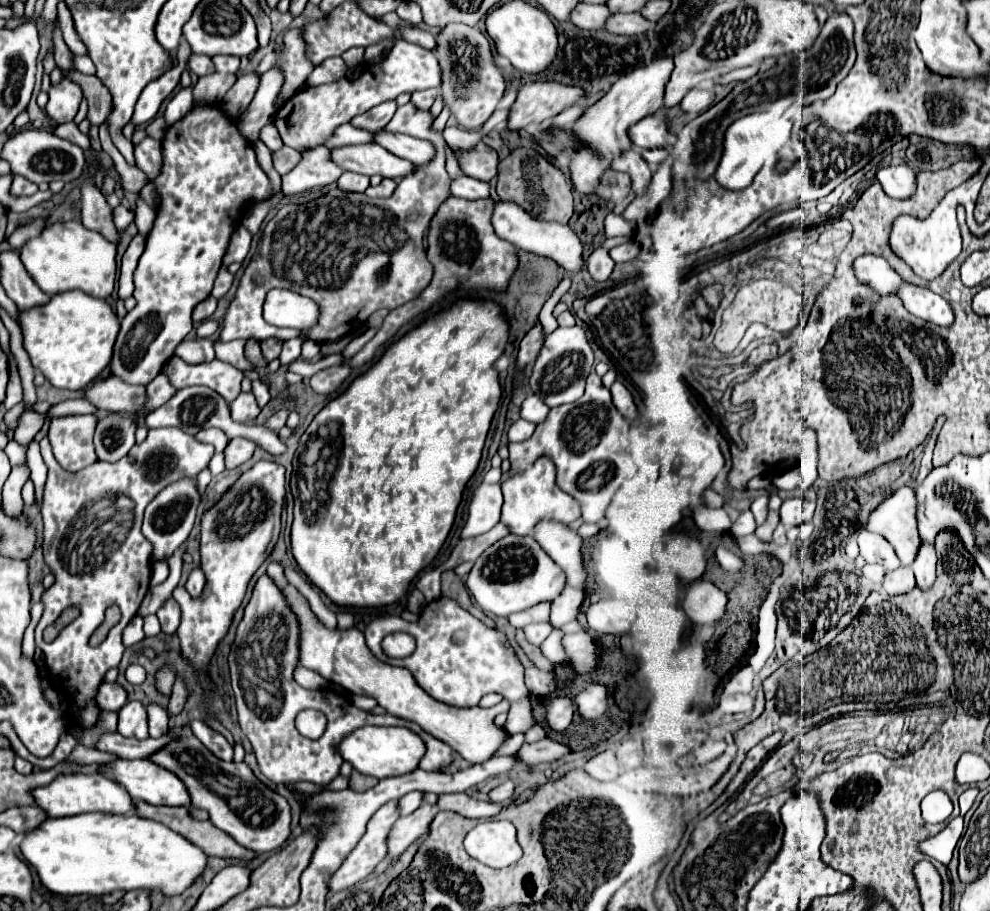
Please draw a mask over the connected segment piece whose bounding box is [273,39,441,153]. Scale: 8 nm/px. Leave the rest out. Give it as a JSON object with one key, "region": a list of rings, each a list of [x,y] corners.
{"region":[[[397,39],[387,57],[381,63],[367,63],[355,81],[341,77],[339,81],[333,83],[323,83],[317,87],[305,87],[297,91],[275,113],[273,123],[279,129],[283,143],[303,153],[323,145],[337,127],[349,123],[355,115],[361,115],[371,107],[381,105],[383,101],[397,99],[401,93],[415,93],[439,85],[441,85],[441,71],[435,55],[429,53],[429,49],[421,49],[419,45]]]}

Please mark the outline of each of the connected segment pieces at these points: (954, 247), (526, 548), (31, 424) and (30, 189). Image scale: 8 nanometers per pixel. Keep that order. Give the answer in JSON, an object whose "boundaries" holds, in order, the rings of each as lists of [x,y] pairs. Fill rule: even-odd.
{"boundaries":[[[[971,179],[967,183],[963,183],[959,189],[949,191],[945,199],[941,201],[941,205],[927,219],[919,221],[915,217],[901,215],[901,217],[897,217],[897,221],[893,225],[893,233],[889,239],[891,249],[897,251],[897,255],[905,263],[909,263],[917,275],[921,275],[927,281],[939,277],[939,273],[943,273],[943,269],[955,260],[962,250],[962,237],[956,218],[957,203],[963,203],[965,209],[973,209]],[[951,217],[953,217],[953,221],[951,221]]],[[[507,535],[475,561],[467,579],[467,589],[487,615],[509,617],[537,603],[555,601],[565,589],[565,573],[561,573],[559,565],[541,549],[541,545],[537,545],[533,537]]],[[[27,409],[27,411],[21,415],[19,427],[15,429],[13,439],[15,439],[19,445],[29,445],[29,441],[31,441],[31,439],[37,435],[37,431],[41,429],[43,419],[45,419],[45,415],[39,415],[39,413]]],[[[13,177],[13,185],[11,185],[9,193],[15,197],[29,197],[29,195],[37,193],[37,185],[25,177]]]]}

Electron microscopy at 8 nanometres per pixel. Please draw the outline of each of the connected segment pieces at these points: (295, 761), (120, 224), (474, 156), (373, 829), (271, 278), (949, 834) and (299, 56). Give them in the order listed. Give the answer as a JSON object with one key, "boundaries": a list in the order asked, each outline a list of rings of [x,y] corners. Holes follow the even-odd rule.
{"boundaries":[[[[263,573],[253,587],[253,595],[245,607],[243,621],[237,627],[233,651],[229,657],[231,681],[237,699],[239,725],[255,749],[261,773],[276,784],[311,781],[323,785],[339,775],[339,767],[344,761],[336,746],[342,738],[353,733],[353,729],[359,729],[361,725],[389,725],[389,713],[387,715],[367,713],[363,709],[357,709],[351,701],[347,701],[347,697],[341,695],[337,695],[337,709],[335,709],[329,703],[329,691],[303,689],[293,677],[299,660],[299,635],[301,635],[299,631],[301,629],[297,625],[297,617],[293,617],[293,609],[289,609],[289,601],[285,601],[285,593],[281,593],[281,589],[273,585],[269,575]],[[304,709],[325,713],[326,729],[323,737],[319,737],[317,741],[303,739],[303,735],[295,727],[295,717]]],[[[115,209],[115,227],[119,229],[119,231],[125,231],[131,223],[133,223],[133,219],[135,219],[135,213],[131,211],[131,209]]],[[[483,141],[477,143],[475,149],[471,149],[469,153],[461,153],[461,155],[457,153],[457,159],[463,173],[469,177],[475,177],[481,181],[491,181],[493,177],[497,177],[499,155],[495,149],[491,149]]],[[[389,801],[385,803],[369,821],[367,833],[357,843],[357,847],[349,853],[343,865],[335,871],[329,881],[331,893],[343,891],[353,887],[355,883],[367,879],[373,869],[389,855],[385,841],[389,839],[389,829],[393,829],[395,821],[399,819],[399,803]]],[[[407,103],[397,109],[393,121],[385,127],[385,131],[399,131],[399,133],[413,135],[417,139],[429,139],[437,149],[437,157],[429,165],[423,165],[417,173],[401,179],[401,183],[397,185],[395,193],[389,199],[371,199],[365,193],[345,193],[335,187],[327,195],[315,201],[309,201],[303,205],[283,205],[273,215],[273,219],[263,229],[259,253],[257,257],[251,259],[249,267],[245,269],[237,295],[223,317],[223,329],[219,337],[221,341],[233,341],[233,339],[265,341],[269,337],[287,341],[301,335],[301,331],[273,327],[263,319],[265,293],[273,287],[297,291],[319,303],[321,319],[317,323],[317,331],[311,331],[309,337],[317,343],[325,343],[341,335],[347,335],[349,331],[355,331],[377,309],[383,309],[383,307],[395,309],[399,305],[413,301],[421,293],[421,289],[429,285],[433,277],[433,267],[425,257],[423,241],[429,229],[429,221],[437,211],[437,205],[441,205],[441,201],[449,197],[449,185],[451,185],[451,179],[445,171],[445,141],[441,135],[431,131],[431,123],[433,123],[433,117],[429,111],[419,111],[417,107]]],[[[955,817],[947,823],[947,827],[937,833],[935,837],[927,839],[921,843],[921,851],[933,859],[937,859],[943,865],[949,865],[955,845],[959,841],[959,837],[963,835],[963,817]]],[[[293,27],[285,33],[283,43],[285,43],[285,53],[277,55],[277,53],[269,53],[265,55],[265,59],[259,63],[257,73],[265,73],[271,65],[281,63],[283,71],[285,71],[285,83],[281,87],[281,95],[285,99],[289,99],[307,79],[307,75],[313,71],[313,63],[307,55],[307,41],[303,39],[305,29],[303,27]]]]}

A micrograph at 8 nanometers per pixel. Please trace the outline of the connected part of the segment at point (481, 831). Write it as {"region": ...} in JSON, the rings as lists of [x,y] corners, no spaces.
{"region":[[[485,821],[469,831],[465,849],[489,867],[509,867],[521,859],[517,829],[511,821]]]}

